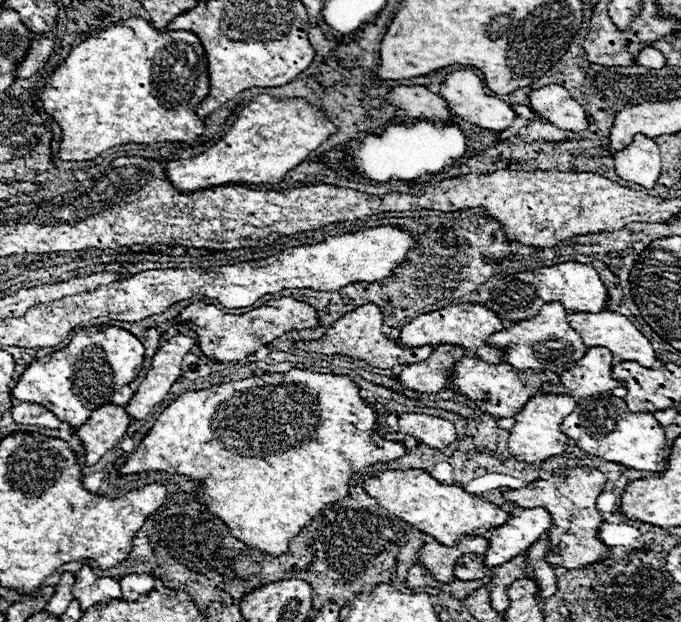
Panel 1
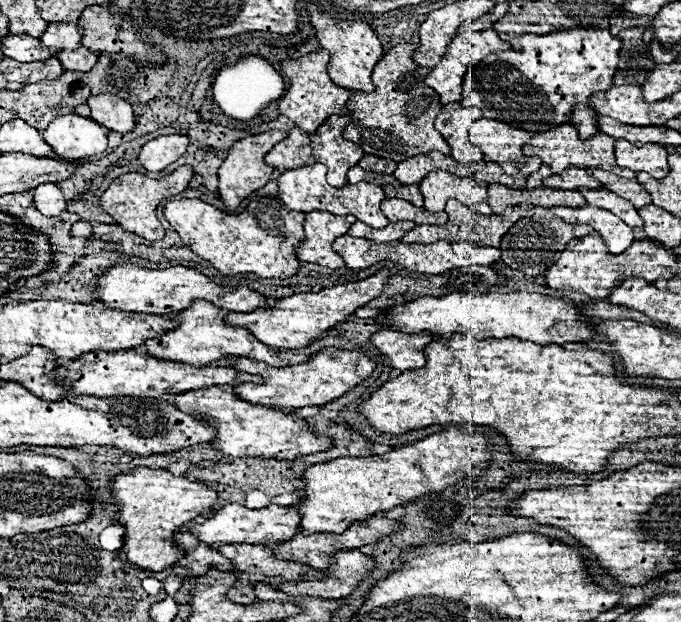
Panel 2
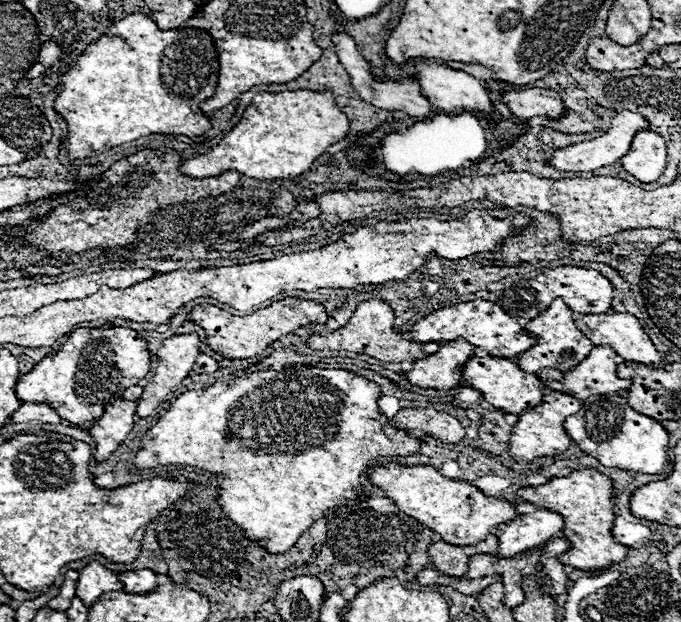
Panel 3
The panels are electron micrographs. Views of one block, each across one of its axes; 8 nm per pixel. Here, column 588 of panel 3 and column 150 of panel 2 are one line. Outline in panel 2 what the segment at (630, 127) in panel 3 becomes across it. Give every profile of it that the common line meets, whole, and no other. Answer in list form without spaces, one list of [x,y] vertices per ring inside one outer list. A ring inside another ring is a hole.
[[[168,134],[168,136],[158,136],[150,142],[146,142],[140,148],[138,160],[140,164],[150,170],[150,172],[160,172],[166,166],[170,166],[172,162],[176,162],[188,146],[188,138],[180,136],[180,134]]]

